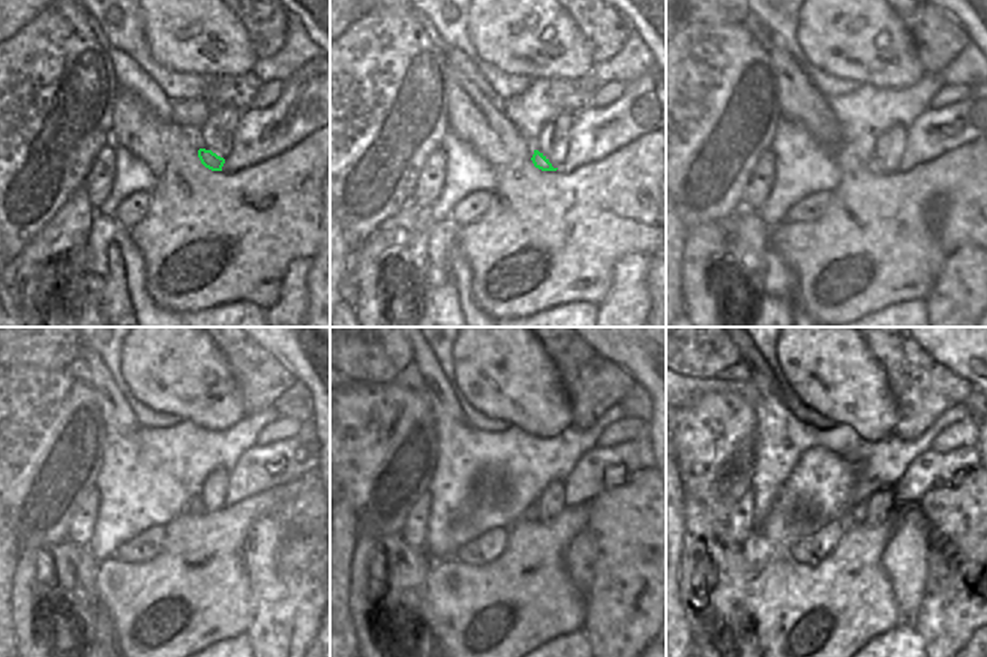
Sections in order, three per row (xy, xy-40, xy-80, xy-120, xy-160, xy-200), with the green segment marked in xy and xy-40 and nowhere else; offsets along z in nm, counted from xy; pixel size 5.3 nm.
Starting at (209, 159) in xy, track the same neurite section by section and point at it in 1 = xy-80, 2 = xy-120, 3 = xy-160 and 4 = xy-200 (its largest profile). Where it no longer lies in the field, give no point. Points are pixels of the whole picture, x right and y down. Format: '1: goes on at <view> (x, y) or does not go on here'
1: goes on at xy-80 (873, 165)
2: goes on at xy-120 (195, 507)
3: goes on at xy-160 (530, 513)
4: goes on at xy-200 (858, 515)

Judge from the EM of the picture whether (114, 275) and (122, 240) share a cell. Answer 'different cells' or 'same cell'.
different cells

